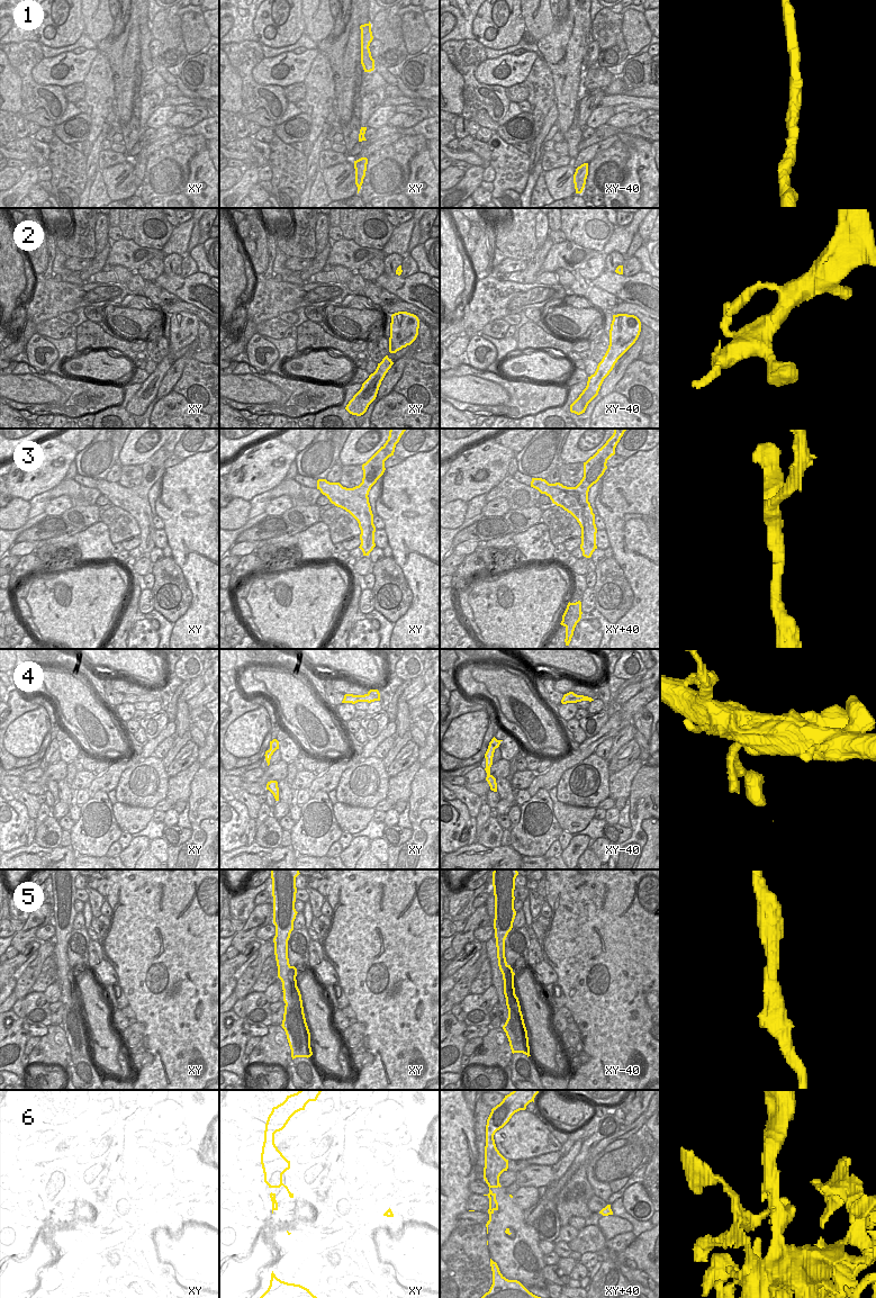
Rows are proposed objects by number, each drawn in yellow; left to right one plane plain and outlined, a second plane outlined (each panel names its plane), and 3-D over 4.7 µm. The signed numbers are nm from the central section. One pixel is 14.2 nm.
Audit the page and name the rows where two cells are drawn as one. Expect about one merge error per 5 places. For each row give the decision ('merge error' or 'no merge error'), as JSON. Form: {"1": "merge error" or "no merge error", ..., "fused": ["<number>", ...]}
{"1": "no merge error", "2": "no merge error", "3": "no merge error", "4": "no merge error", "5": "no merge error", "6": "merge error", "fused": ["6"]}

